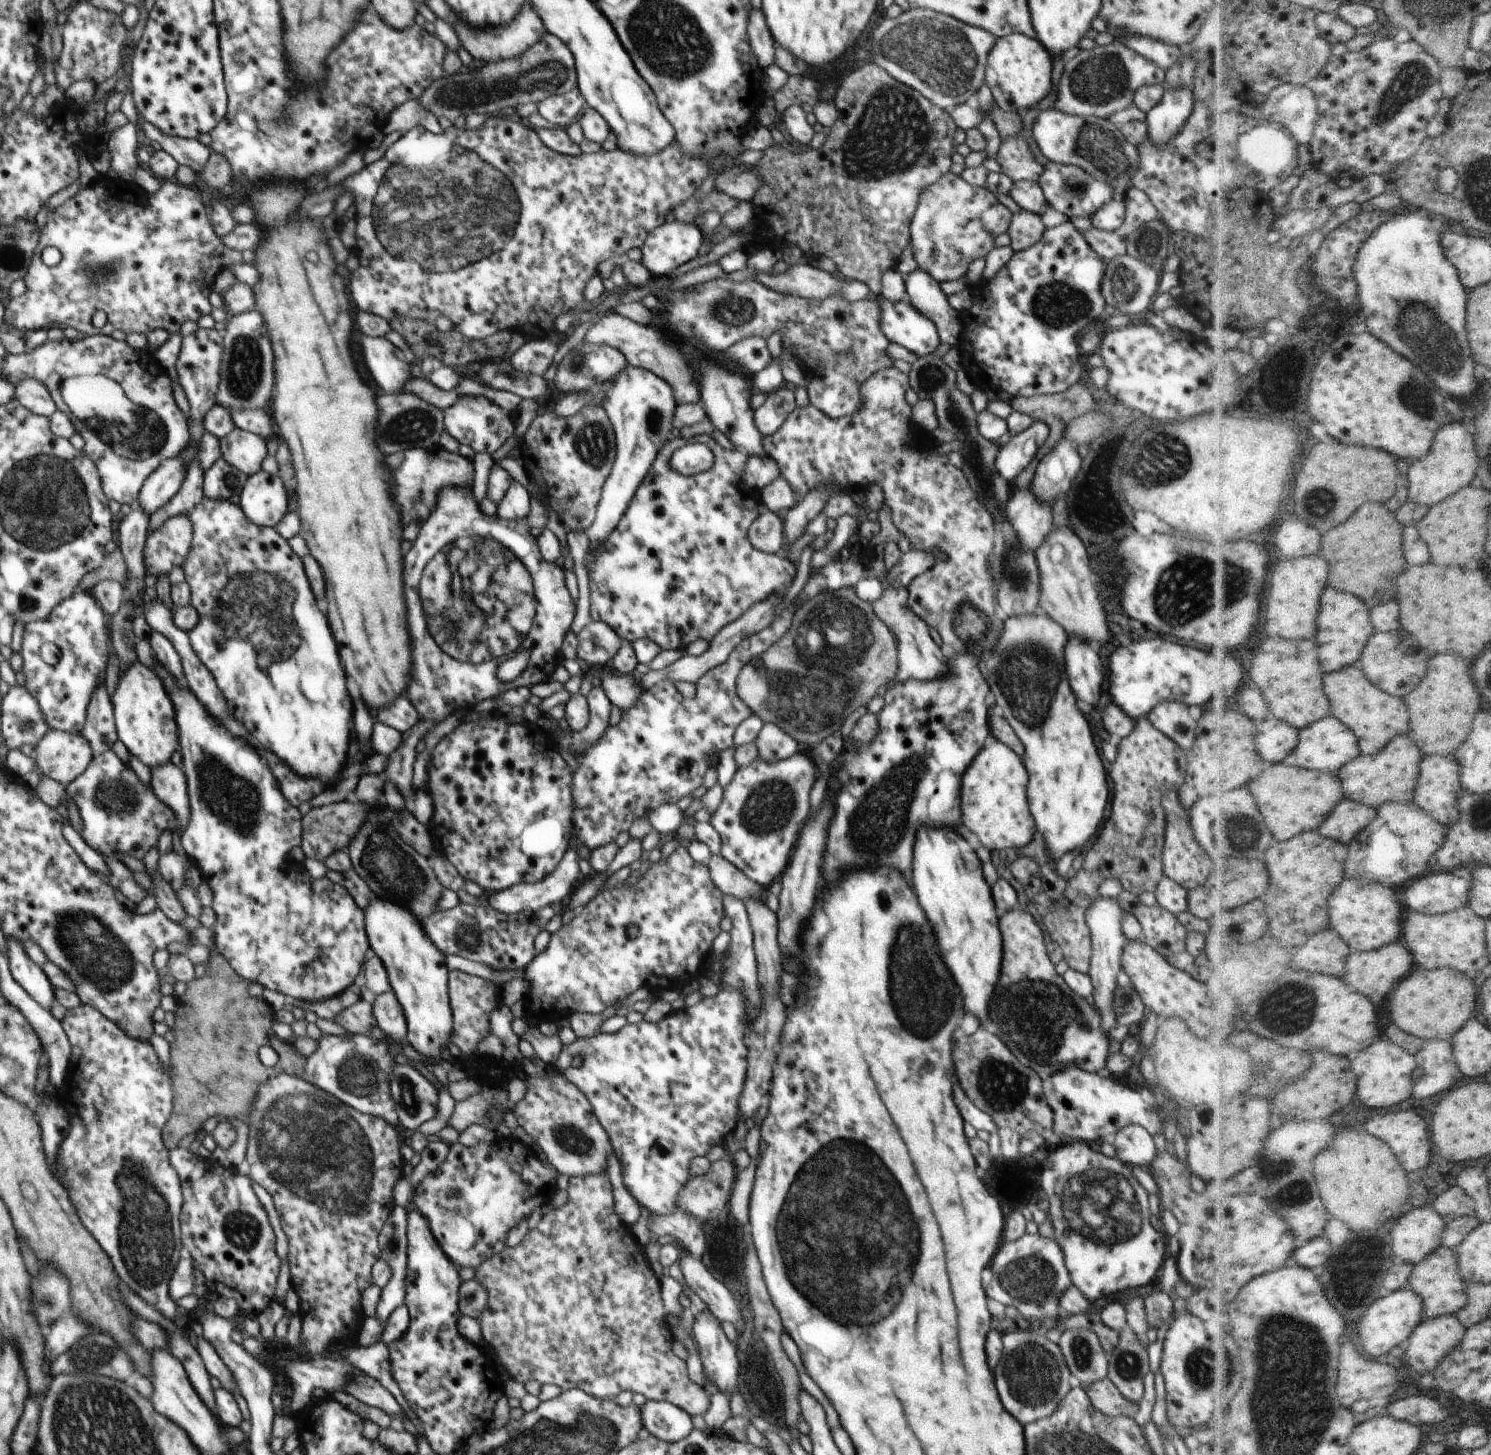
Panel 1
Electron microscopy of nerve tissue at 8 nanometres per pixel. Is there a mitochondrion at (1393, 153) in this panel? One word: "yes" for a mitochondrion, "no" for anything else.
no

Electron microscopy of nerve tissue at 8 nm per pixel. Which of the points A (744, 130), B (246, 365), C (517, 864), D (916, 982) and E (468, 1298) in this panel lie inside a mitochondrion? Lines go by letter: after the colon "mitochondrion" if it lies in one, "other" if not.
A: other
B: mitochondrion
C: other
D: mitochondrion
E: other

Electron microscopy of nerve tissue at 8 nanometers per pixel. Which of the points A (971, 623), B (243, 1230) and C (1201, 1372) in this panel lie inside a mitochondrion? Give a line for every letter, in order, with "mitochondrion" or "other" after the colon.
A: mitochondrion
B: mitochondrion
C: mitochondrion

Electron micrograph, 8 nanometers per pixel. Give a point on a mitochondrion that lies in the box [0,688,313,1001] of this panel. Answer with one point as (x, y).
(101, 958)

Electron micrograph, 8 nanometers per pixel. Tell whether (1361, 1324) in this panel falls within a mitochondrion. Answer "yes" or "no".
no

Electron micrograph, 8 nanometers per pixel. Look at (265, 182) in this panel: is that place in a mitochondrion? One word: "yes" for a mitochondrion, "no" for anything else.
no

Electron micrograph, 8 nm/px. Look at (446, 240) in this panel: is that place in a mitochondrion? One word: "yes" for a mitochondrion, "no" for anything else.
yes

